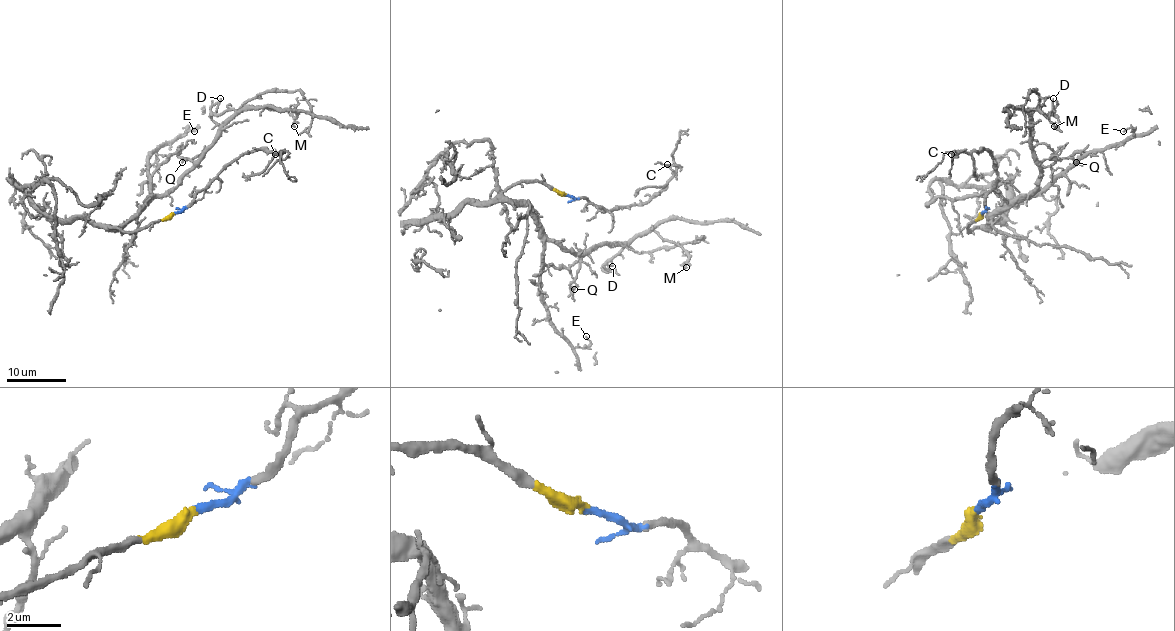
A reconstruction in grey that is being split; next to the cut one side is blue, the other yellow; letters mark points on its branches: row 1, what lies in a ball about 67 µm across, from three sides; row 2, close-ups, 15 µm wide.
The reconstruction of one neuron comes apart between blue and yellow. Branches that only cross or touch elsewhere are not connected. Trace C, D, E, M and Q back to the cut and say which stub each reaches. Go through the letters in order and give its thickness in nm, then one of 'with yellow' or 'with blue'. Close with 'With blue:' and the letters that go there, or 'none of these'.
C: calibre 80 nm; with blue
D: calibre 140 nm; with yellow
E: calibre 80 nm; with yellow
M: calibre 160 nm; with yellow
Q: calibre 110 nm; with yellow
With blue: C

